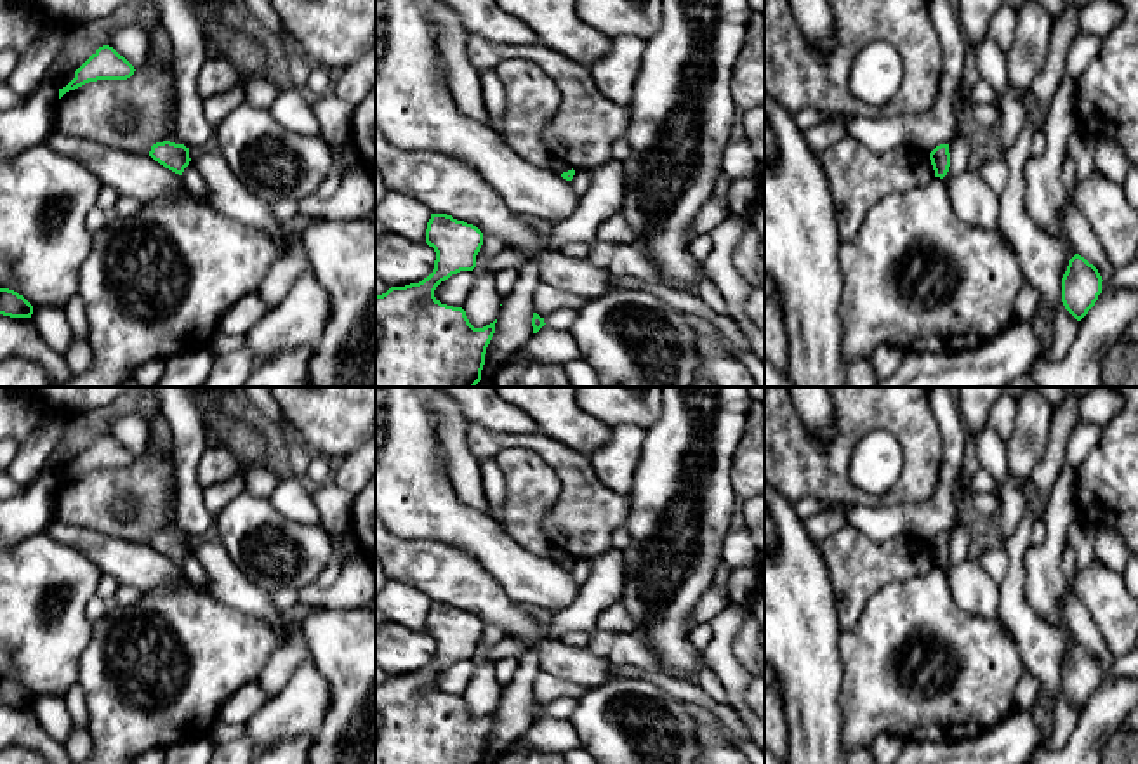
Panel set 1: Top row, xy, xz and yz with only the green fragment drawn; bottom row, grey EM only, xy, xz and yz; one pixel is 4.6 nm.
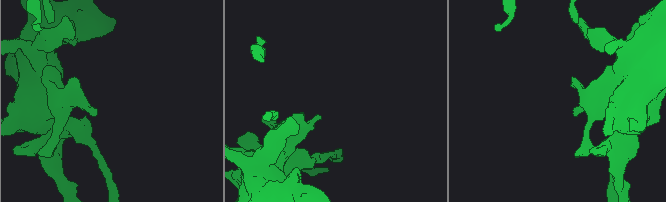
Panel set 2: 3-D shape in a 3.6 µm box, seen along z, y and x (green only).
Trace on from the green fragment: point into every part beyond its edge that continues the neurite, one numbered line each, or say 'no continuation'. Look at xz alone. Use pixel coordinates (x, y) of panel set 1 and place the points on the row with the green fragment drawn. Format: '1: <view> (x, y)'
no continuation

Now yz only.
no continuation

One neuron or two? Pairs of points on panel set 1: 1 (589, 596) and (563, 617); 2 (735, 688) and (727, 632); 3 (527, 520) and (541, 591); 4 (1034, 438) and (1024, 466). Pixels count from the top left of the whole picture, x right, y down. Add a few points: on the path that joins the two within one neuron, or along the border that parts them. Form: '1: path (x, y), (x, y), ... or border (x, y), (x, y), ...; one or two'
1: path (582, 603), (570, 615); one
2: path (734, 674), (725, 664), (725, 646); one
3: border (501, 530), (529, 551), (546, 558); two
4: path (1027, 445), (1024, 459); one

